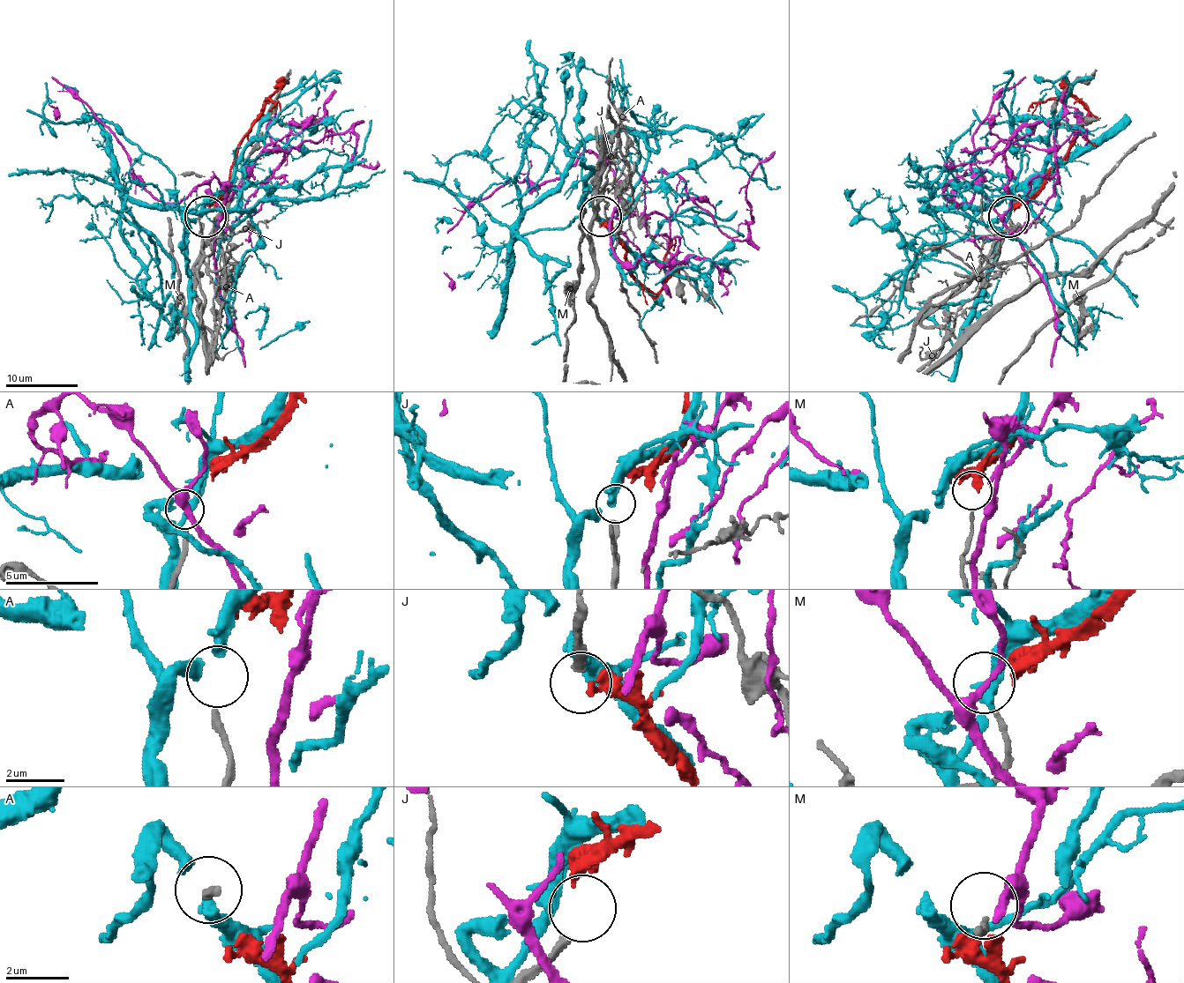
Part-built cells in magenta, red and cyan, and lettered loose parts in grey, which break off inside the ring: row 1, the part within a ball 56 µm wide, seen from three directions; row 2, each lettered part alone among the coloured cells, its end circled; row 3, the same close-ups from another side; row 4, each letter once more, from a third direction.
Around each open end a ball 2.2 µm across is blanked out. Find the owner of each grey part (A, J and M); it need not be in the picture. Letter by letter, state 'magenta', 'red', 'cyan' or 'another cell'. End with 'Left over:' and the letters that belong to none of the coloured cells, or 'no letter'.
A: cyan
J: another cell
M: another cell
Left over: J, M

